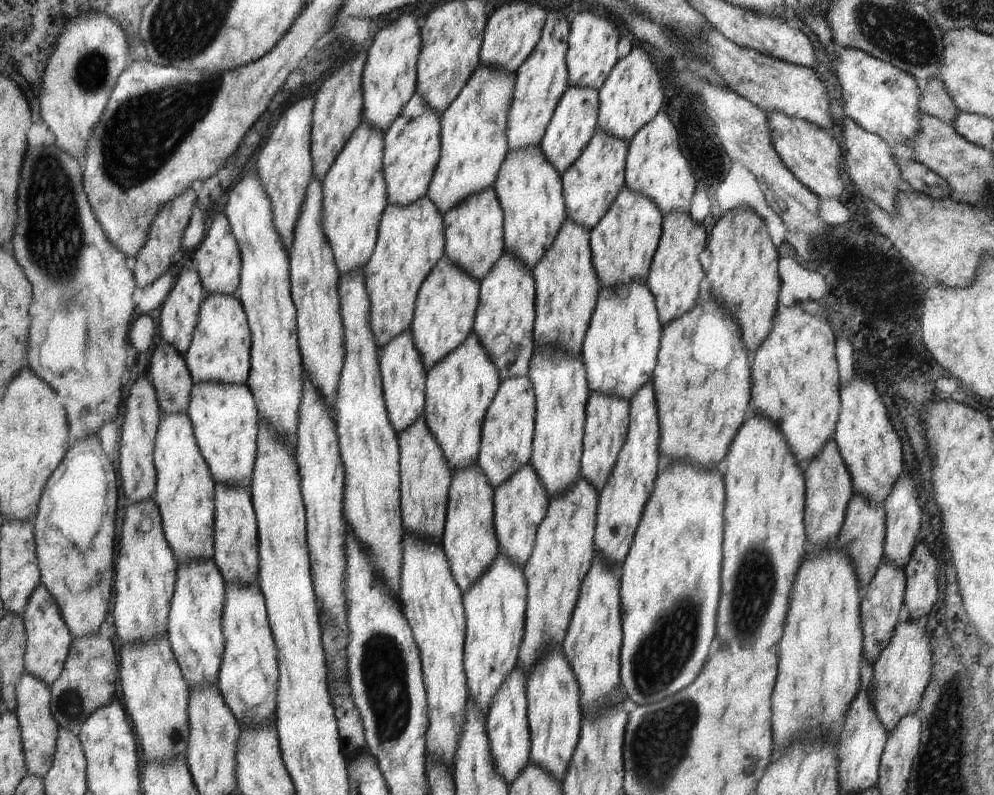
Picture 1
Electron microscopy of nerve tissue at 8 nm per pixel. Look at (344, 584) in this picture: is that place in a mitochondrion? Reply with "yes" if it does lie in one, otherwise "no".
no

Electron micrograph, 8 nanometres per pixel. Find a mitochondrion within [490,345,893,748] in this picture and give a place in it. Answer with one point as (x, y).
(659, 658)

